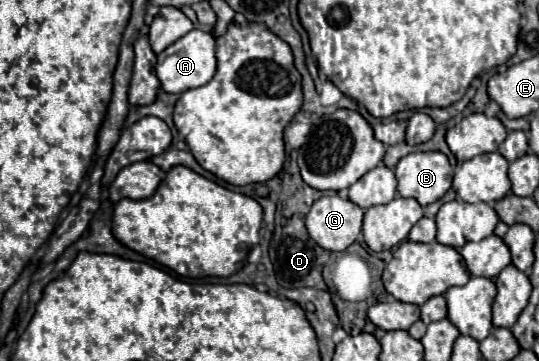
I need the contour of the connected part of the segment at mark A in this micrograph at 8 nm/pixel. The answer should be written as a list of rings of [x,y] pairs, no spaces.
[[[193,28],[191,32],[181,36],[177,42],[173,42],[169,48],[165,48],[157,56],[157,68],[155,68],[161,88],[171,94],[181,94],[185,90],[199,88],[199,86],[207,84],[215,76],[215,70],[217,70],[215,38],[201,28]]]

